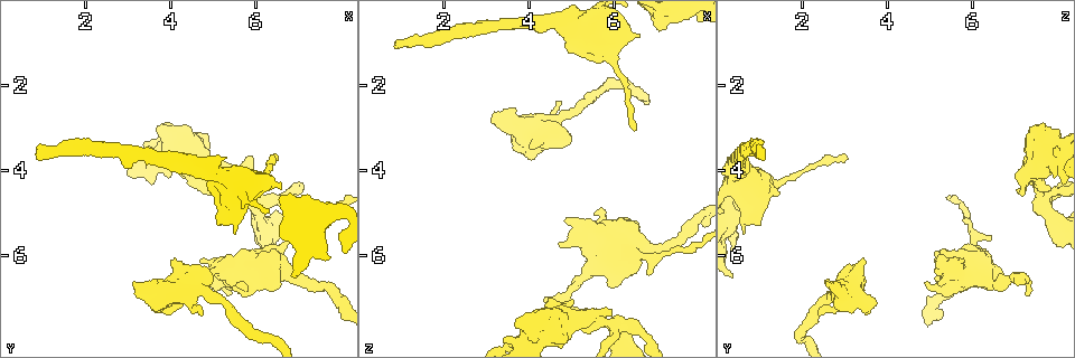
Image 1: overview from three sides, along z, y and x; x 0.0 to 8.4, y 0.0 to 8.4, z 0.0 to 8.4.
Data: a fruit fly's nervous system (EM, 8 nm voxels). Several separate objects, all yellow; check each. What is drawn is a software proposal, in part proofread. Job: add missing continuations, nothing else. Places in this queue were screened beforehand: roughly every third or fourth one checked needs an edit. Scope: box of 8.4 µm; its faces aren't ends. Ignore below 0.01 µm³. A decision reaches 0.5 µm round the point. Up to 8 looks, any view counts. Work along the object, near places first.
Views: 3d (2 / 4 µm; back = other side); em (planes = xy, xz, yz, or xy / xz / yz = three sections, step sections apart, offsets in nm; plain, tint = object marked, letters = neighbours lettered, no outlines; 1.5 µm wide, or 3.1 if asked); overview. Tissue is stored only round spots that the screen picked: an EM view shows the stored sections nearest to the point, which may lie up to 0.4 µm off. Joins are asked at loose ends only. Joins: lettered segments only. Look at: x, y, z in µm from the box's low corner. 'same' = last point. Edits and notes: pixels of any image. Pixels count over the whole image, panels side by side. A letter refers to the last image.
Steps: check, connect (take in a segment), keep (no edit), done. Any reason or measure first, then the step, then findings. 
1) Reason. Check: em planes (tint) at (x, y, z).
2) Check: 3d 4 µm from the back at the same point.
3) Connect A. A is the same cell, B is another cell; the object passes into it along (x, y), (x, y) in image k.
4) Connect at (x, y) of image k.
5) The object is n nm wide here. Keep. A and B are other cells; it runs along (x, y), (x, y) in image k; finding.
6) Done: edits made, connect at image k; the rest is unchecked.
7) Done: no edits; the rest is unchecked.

Thin end. Check: em xz step 4 (tint) at (6.80, 5.55, 6.50).

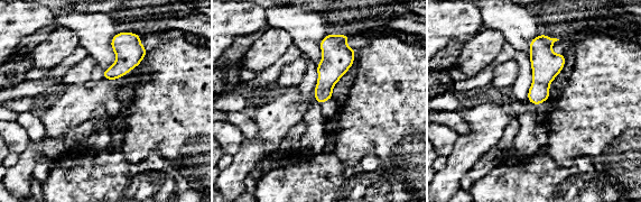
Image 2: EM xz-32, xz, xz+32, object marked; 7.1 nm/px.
Cut it another way. Check: em planes (letters) at the same point.

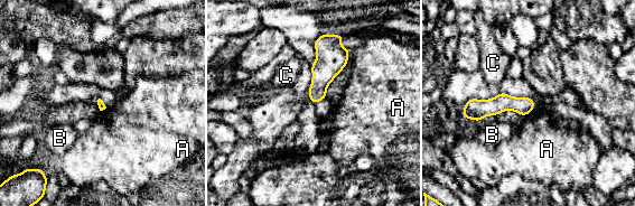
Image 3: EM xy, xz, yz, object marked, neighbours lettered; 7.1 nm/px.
Keep. A, B and C are other cells; none of them fits.

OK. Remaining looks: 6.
Free end. Check: em planes (letters) at (4.40, 6.60, 7.15).

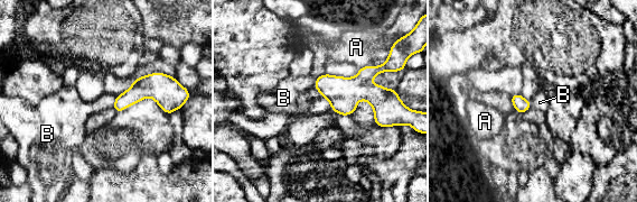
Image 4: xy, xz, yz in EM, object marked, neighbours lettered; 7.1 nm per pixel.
The longest contact is with B, 90 nm. Keep. A and B are other cells; a border runs along (322, 97), (330, 106) in image 4; no lettered segment goes on from it.

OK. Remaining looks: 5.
Thick end. Check: em planes (letters) at (4.05, 6.10, 3.50).

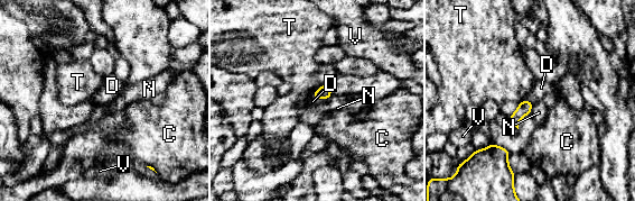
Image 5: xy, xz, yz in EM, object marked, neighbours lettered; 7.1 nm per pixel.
Keep. C, D, N, T and V are other cells; a border runs along (311, 96), (318, 99), (327, 99) in image 5; no lettered segment goes on from it.

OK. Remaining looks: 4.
Done: no edits; the rest is unchecked.

